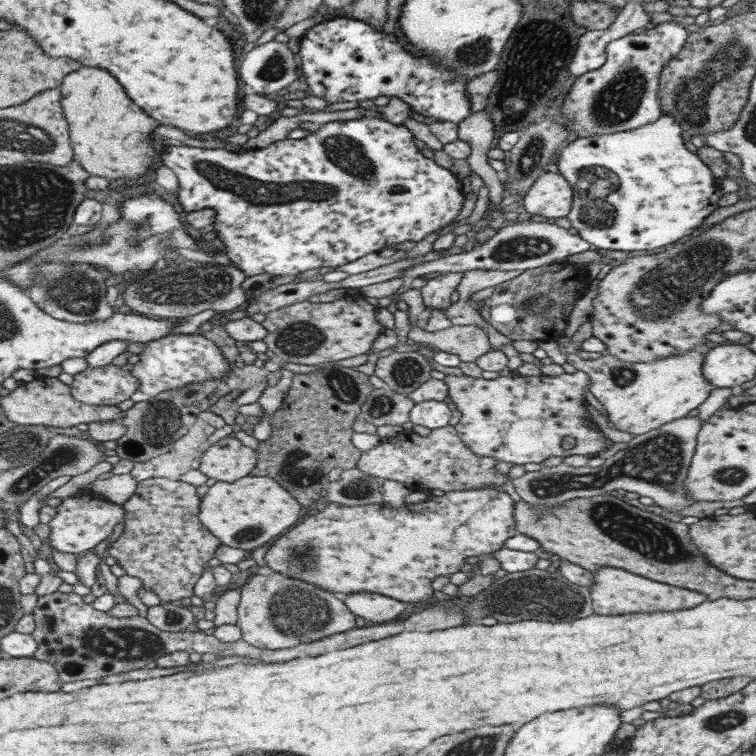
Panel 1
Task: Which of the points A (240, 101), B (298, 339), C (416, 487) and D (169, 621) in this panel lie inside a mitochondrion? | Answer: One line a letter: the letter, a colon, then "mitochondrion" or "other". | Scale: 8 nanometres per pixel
A: other
B: mitochondrion
C: other
D: mitochondrion

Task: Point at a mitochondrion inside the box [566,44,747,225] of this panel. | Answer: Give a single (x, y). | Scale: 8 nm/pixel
(619, 100)

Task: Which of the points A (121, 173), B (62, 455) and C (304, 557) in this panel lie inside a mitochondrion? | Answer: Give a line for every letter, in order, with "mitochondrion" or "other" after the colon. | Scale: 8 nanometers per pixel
A: other
B: mitochondrion
C: mitochondrion

